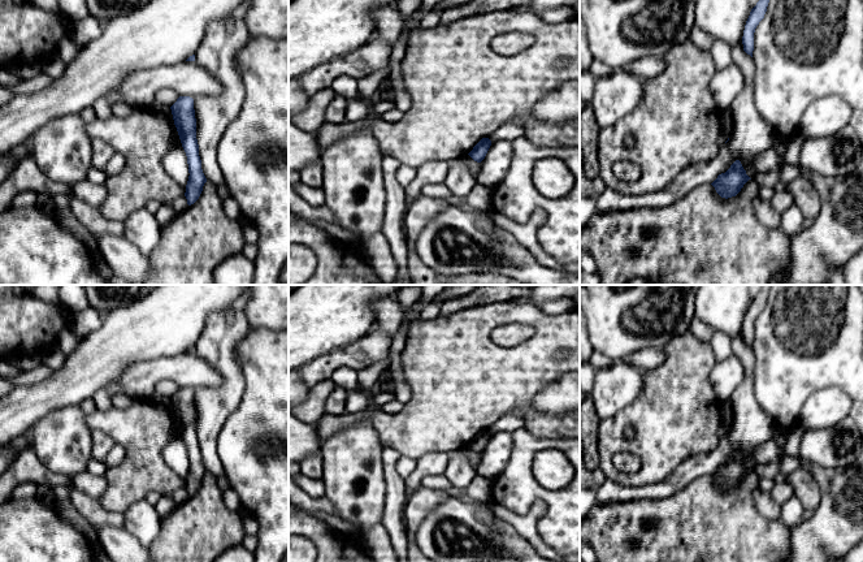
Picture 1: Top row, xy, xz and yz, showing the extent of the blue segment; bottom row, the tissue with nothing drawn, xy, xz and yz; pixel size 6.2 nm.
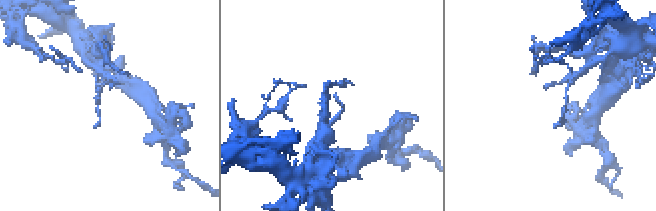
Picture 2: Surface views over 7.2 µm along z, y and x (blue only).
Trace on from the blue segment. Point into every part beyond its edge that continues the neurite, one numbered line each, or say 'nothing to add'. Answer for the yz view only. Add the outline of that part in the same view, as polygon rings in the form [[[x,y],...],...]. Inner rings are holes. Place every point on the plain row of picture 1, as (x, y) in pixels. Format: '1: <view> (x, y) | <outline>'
nothing to add

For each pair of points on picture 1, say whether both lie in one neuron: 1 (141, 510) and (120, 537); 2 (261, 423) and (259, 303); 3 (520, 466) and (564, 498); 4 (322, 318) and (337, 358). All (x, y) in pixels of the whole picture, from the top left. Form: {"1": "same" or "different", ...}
{"1": "different", "2": "different", "3": "same", "4": "different"}

